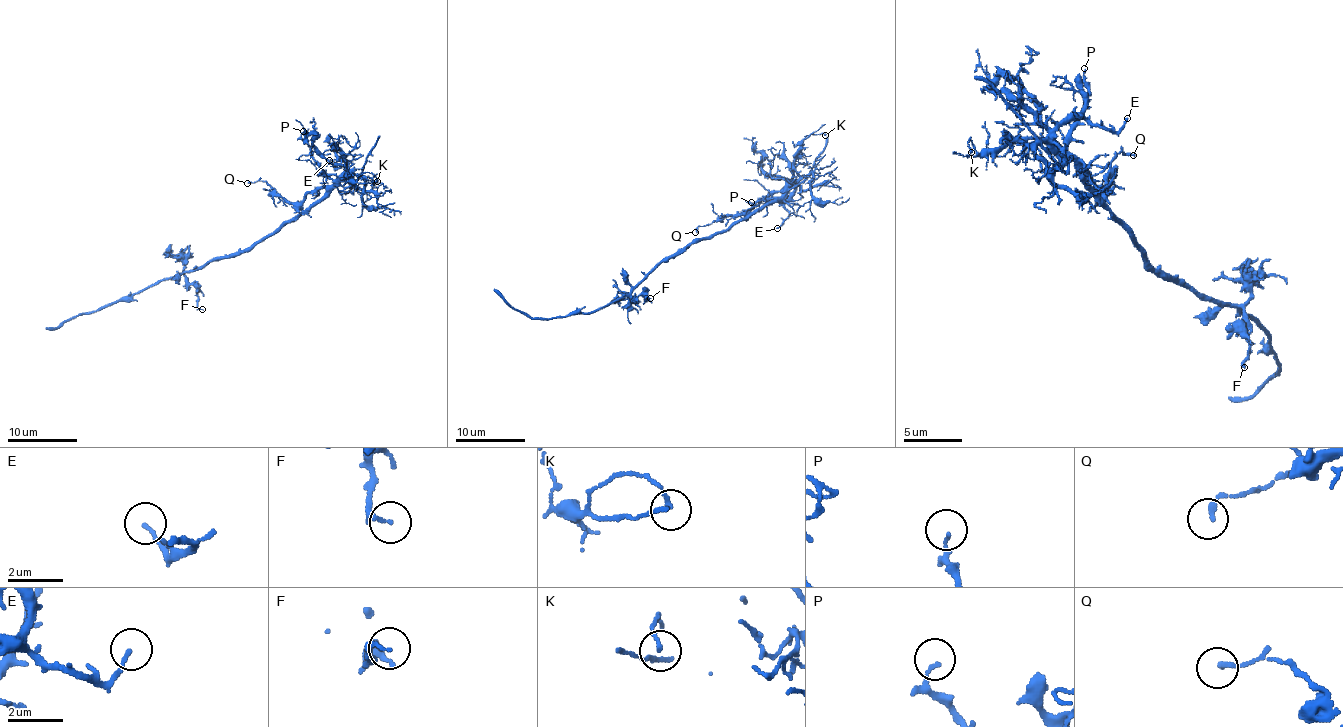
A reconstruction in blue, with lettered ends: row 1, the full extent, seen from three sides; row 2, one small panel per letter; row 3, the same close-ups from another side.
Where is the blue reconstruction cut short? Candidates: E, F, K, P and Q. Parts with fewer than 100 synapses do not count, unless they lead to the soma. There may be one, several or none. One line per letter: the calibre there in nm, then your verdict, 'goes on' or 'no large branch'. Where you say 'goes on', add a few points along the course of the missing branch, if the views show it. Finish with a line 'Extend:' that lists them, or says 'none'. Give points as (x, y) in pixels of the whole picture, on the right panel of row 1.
E: 130 nm thick; no large branch
F: 150 nm thick; no large branch
K: 140 nm thick; no large branch
P: 130 nm thick; no large branch
Q: 170 nm thick; no large branch
Extend: none

